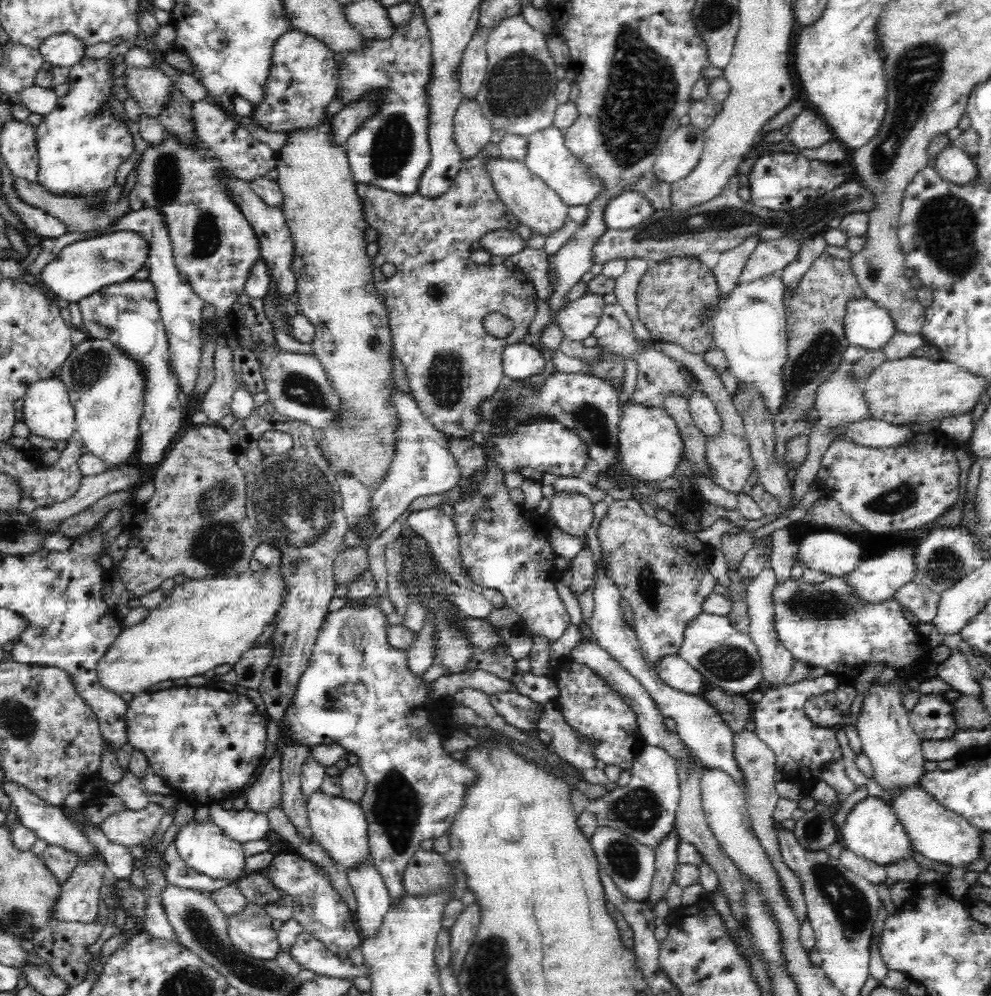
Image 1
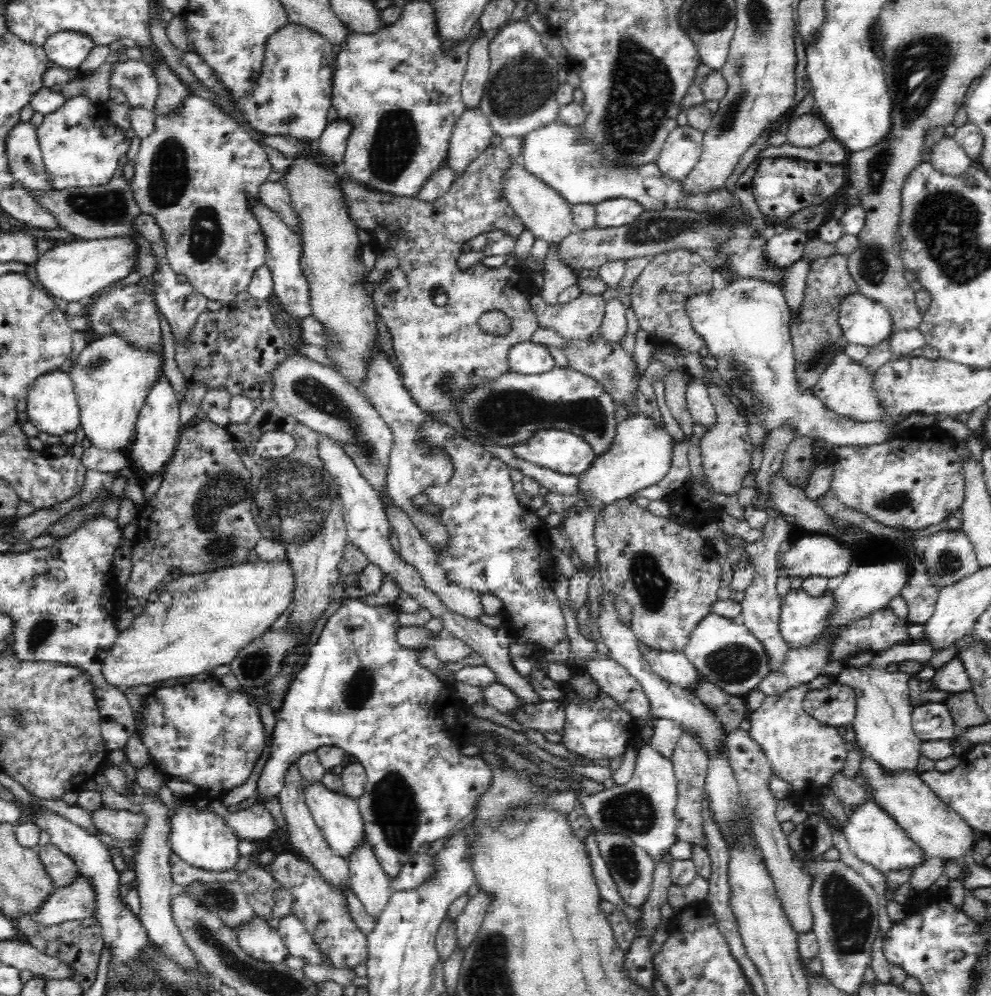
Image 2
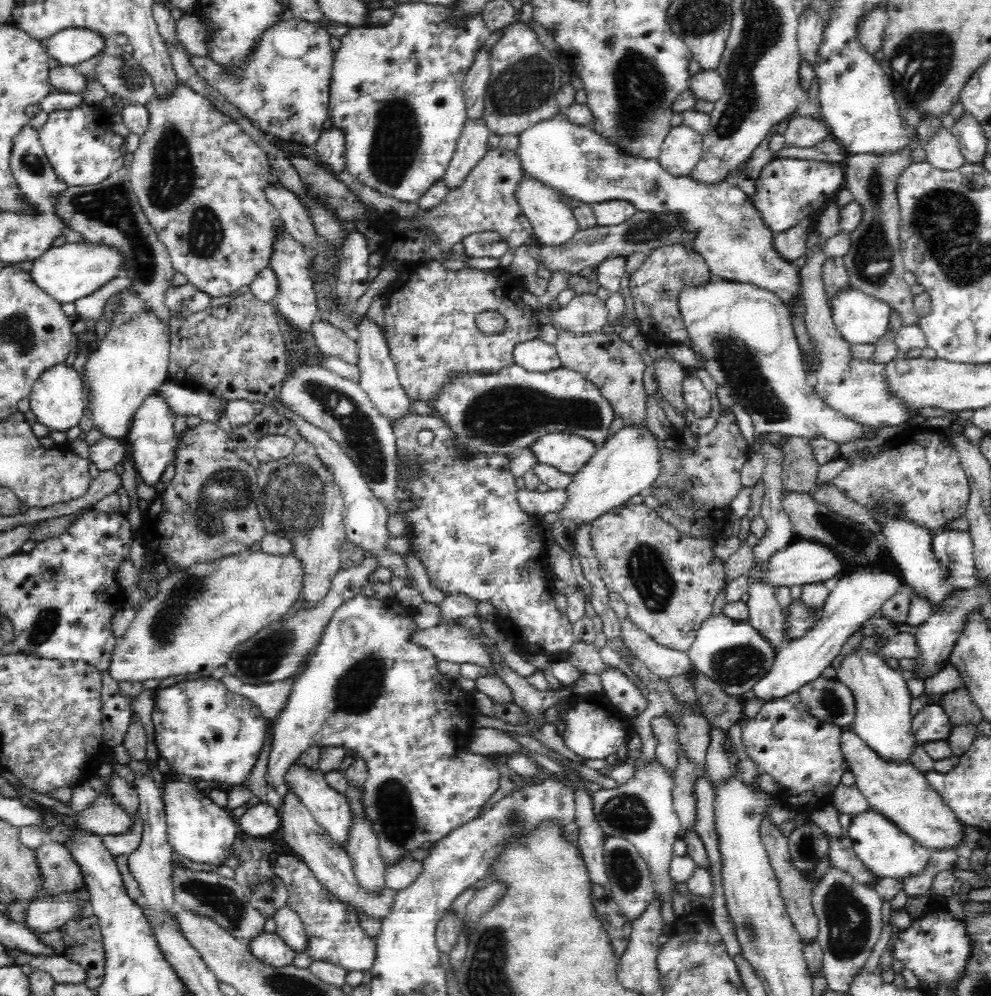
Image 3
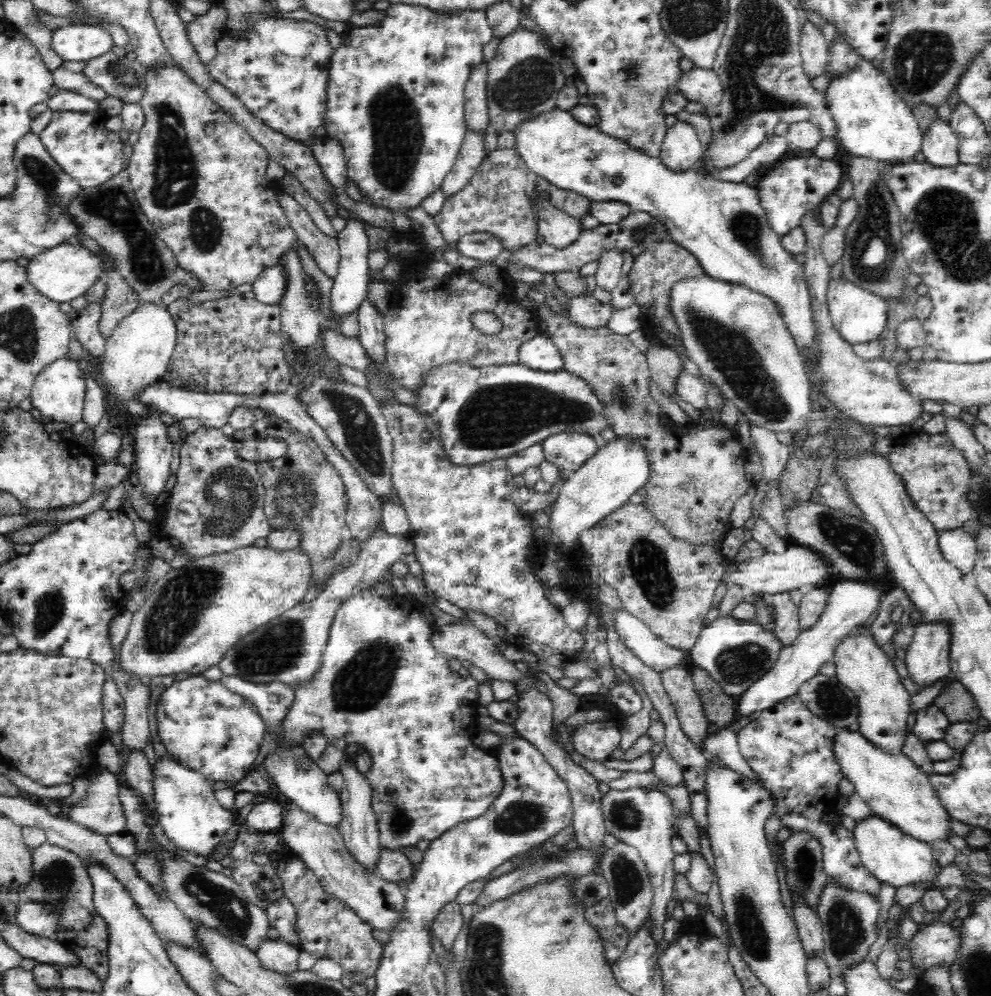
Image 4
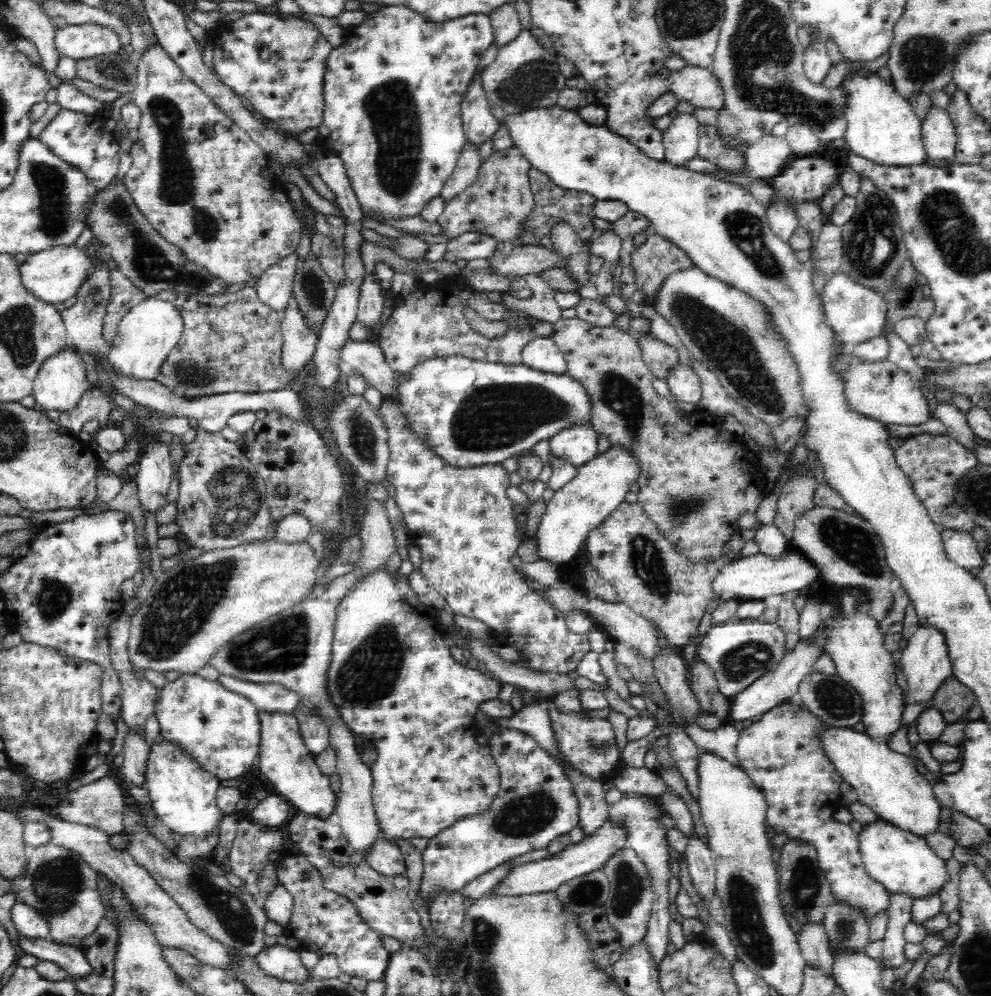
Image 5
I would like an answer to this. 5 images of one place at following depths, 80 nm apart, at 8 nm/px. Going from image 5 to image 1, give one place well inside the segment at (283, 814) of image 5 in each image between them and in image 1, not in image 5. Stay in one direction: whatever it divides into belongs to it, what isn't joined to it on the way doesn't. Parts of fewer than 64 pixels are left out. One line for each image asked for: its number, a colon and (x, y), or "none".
1: (243, 825)
2: (254, 823)
3: (261, 820)
4: (266, 817)

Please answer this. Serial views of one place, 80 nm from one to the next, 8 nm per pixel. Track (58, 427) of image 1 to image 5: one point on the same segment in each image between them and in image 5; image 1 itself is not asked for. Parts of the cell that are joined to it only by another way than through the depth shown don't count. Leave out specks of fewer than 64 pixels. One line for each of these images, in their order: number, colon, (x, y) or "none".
2: (51, 406)
3: (55, 400)
4: (58, 392)
5: (61, 381)

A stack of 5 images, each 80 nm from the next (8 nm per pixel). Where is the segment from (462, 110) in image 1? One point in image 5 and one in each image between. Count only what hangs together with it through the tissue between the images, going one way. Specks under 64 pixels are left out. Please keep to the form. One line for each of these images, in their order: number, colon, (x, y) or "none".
2: (471, 134)
3: (472, 144)
4: (471, 154)
5: (468, 163)

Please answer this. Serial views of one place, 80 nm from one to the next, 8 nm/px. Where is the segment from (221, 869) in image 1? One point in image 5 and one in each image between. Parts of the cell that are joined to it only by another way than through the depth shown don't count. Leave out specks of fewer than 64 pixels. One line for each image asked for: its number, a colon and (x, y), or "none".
2: (203, 839)
3: (201, 831)
4: (191, 817)
5: (183, 795)

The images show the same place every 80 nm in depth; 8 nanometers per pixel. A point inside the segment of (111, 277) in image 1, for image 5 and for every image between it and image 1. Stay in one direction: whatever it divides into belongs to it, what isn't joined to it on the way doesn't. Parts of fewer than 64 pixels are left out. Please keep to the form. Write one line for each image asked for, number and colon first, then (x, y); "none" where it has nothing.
2: (72, 271)
3: (72, 271)
4: (64, 272)
5: (54, 275)

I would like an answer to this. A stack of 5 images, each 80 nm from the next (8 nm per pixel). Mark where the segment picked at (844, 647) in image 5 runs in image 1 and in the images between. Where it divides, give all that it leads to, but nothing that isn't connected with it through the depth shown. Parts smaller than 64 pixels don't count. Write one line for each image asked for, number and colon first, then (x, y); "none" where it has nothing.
1: (894, 750)
2: (883, 725)
3: (883, 718)
4: (883, 702)

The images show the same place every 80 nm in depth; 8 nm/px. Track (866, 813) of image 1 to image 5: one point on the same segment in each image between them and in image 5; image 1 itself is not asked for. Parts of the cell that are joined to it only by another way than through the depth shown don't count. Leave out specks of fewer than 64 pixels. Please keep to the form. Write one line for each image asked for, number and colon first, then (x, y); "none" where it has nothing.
2: (874, 837)
3: (887, 852)
4: (894, 857)
5: (904, 863)

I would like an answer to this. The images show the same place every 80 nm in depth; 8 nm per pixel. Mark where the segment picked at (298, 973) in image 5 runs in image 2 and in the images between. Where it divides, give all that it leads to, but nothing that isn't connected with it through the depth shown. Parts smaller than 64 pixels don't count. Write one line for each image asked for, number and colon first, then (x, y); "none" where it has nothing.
2: (257, 938)
3: (268, 947)
4: (276, 955)

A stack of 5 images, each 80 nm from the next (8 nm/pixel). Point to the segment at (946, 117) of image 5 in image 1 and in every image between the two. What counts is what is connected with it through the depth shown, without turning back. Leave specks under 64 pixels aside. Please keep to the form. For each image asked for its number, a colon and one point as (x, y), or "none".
1: (953, 164)
2: (948, 157)
3: (943, 153)
4: (940, 144)

